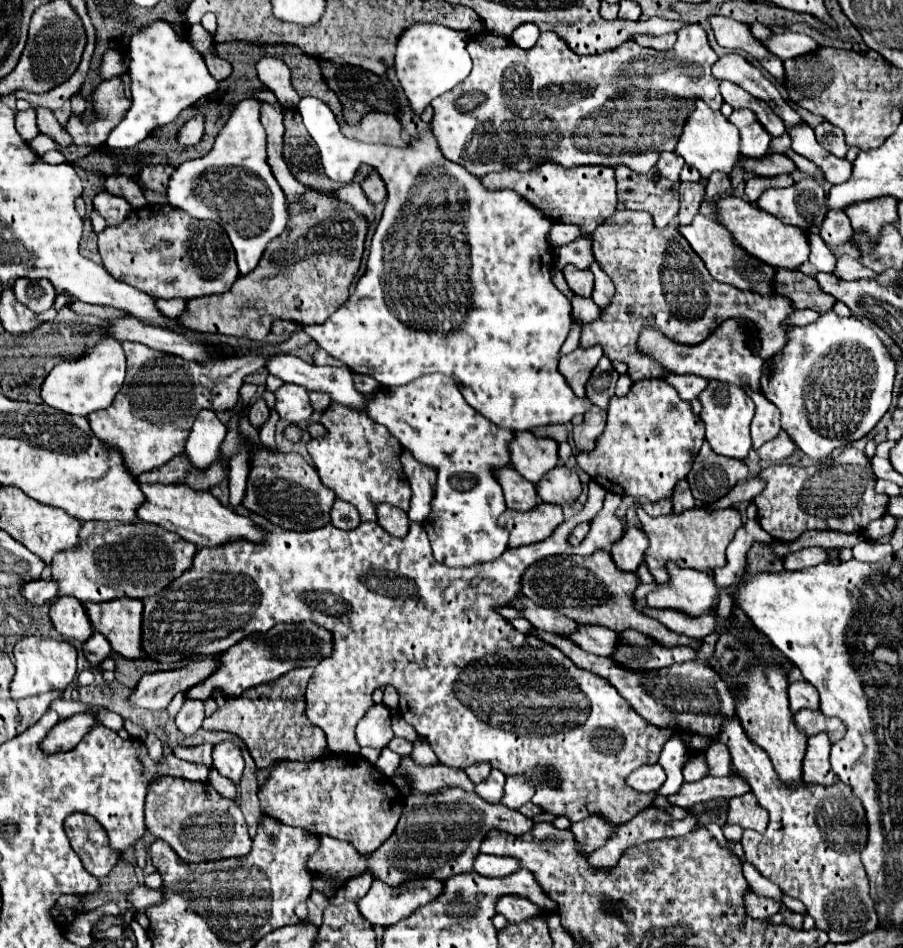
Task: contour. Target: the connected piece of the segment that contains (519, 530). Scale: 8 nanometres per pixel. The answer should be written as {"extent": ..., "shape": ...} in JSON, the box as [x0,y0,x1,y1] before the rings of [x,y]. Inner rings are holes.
{"extent":[498,502,564,548],"shape":[[[538,502],[536,508],[528,512],[506,510],[498,518],[498,524],[510,532],[510,542],[508,542],[510,548],[540,542],[548,538],[562,522],[564,522],[562,506],[552,506],[548,502]]]}

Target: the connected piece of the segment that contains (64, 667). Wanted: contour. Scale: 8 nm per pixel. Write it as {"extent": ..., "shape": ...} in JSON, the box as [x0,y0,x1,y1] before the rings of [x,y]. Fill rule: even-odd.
{"extent":[10,636,76,700],"shape":[[[28,636],[22,638],[14,646],[14,666],[16,674],[10,684],[10,694],[14,700],[26,698],[26,696],[36,696],[42,692],[52,692],[52,690],[66,690],[66,686],[76,678],[76,648],[70,642],[64,640],[54,640],[54,638],[38,638],[38,636]]]}

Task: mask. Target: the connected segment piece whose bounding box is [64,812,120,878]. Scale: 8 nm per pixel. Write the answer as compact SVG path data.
M72 814L64 822L66 836L70 838L72 850L80 856L84 868L96 878L102 878L118 862L118 850L112 850L110 838L96 818L90 814Z

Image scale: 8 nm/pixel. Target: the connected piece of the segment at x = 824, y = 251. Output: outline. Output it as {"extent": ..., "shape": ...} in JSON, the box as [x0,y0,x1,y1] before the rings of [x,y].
{"extent":[808,232,836,272],"shape":[[[810,232],[808,234],[808,244],[810,244],[810,262],[820,270],[820,272],[832,272],[836,256],[830,252],[830,248],[824,244],[820,234]]]}

